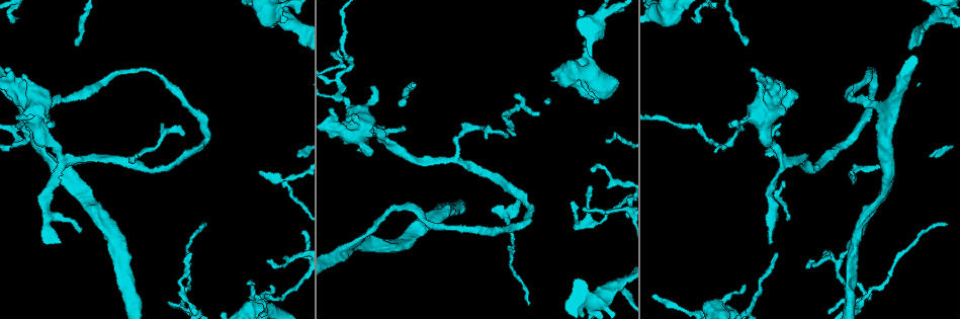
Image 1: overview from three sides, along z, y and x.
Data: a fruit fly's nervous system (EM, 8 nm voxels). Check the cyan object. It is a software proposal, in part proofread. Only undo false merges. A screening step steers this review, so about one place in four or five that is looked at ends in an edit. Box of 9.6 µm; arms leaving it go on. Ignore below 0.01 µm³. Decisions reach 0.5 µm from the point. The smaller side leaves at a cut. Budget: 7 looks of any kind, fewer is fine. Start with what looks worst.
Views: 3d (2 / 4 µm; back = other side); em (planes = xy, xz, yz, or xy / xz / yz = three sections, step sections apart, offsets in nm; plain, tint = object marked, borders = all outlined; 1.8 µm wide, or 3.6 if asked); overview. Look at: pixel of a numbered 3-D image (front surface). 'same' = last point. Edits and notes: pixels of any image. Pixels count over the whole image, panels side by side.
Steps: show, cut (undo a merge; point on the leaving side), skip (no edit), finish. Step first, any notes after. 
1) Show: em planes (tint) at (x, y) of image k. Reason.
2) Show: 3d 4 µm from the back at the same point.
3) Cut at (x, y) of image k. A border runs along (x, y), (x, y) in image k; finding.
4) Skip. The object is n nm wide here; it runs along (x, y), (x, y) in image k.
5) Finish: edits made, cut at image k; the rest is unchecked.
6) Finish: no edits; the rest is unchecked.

Show: em xz step 4 (tint) at (369, 232) of image 1. Four-way junction.

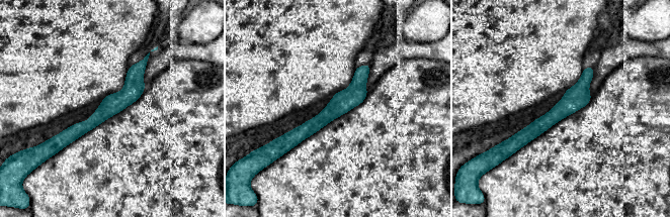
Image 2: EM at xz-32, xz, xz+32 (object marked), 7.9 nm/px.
Show: em planes (tint) at the same point.

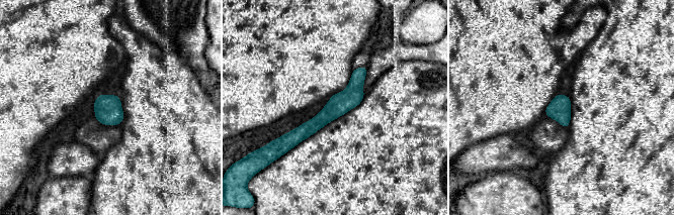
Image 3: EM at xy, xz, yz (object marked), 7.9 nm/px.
Skip. It runs along (363, 69), (330, 112), (283, 141) in image 3; continuous, no second neuron.

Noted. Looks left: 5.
Show: 3d 2 µm at (593, 297) of image 1. Abrupt turn.

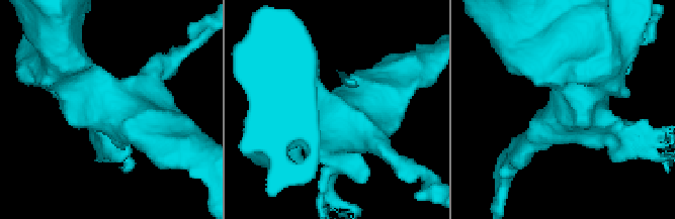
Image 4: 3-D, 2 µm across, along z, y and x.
Show: em yz step 4 (tint) at (114, 109) of image 4.

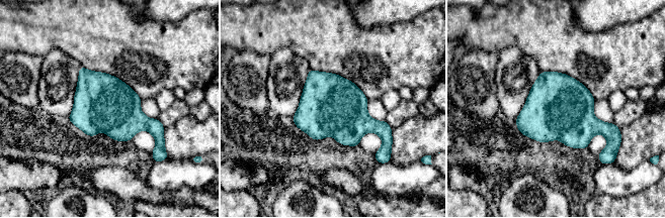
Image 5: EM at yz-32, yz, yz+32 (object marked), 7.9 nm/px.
Show: em planes (tint) at the same point.

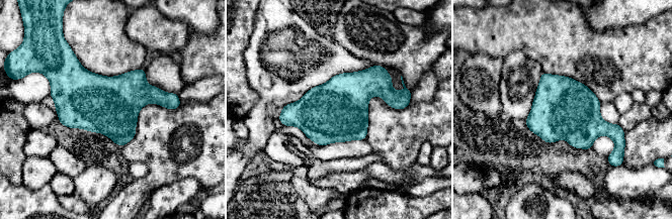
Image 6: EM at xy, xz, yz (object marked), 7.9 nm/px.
Skip. Continuous, no second neuron.

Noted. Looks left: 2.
Show: em planes (tint) at (869, 297) of image 1. Sharp bend.

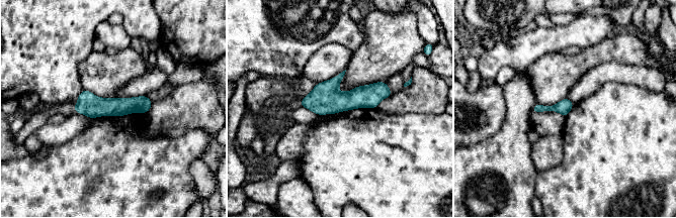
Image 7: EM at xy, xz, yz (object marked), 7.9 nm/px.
Skip. The object is 110 nm wide here; it runs along (388, 92), (345, 101), (303, 103) in image 7; continuous, no second neuron.

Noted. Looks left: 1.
Finish: no edits; the rest is unchecked.

